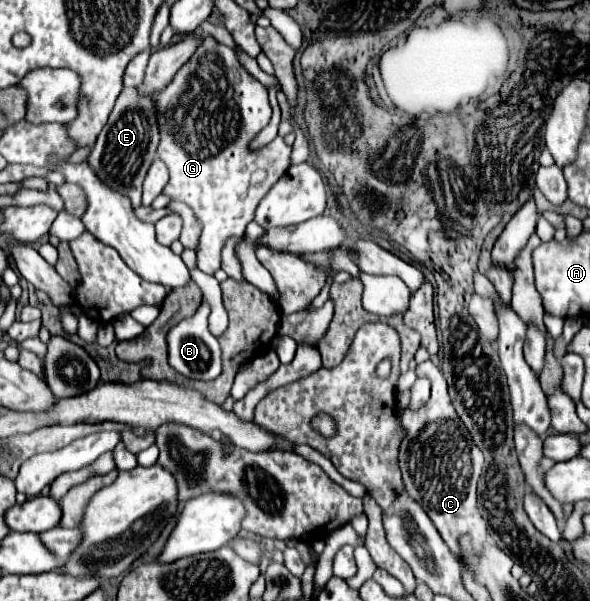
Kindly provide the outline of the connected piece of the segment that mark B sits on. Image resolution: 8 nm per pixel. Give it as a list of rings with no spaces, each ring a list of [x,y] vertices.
[[[203,302],[197,312],[179,324],[175,324],[167,332],[167,352],[169,352],[169,364],[183,376],[193,378],[193,380],[215,380],[223,366],[221,366],[221,348],[217,338],[209,332],[207,328],[207,316],[211,308],[207,302]]]

